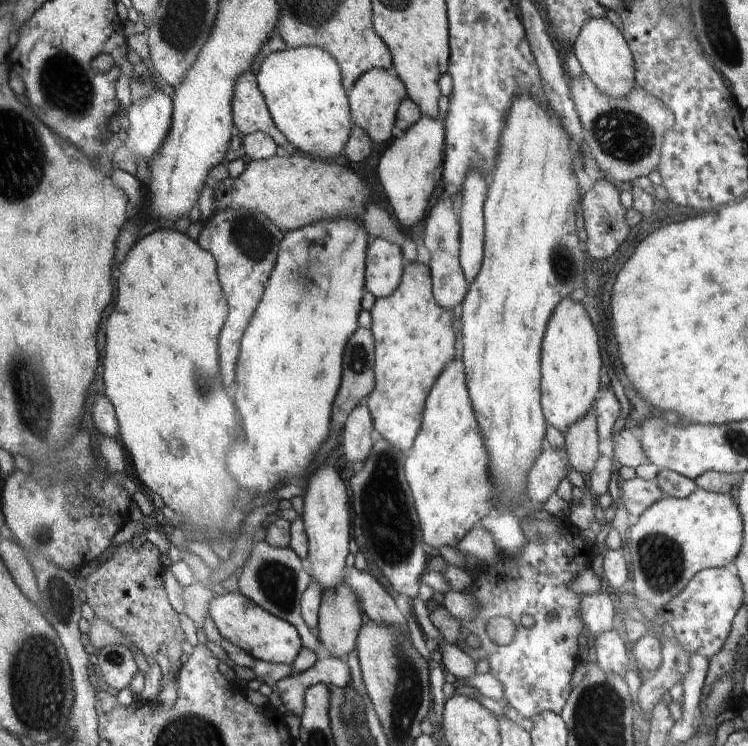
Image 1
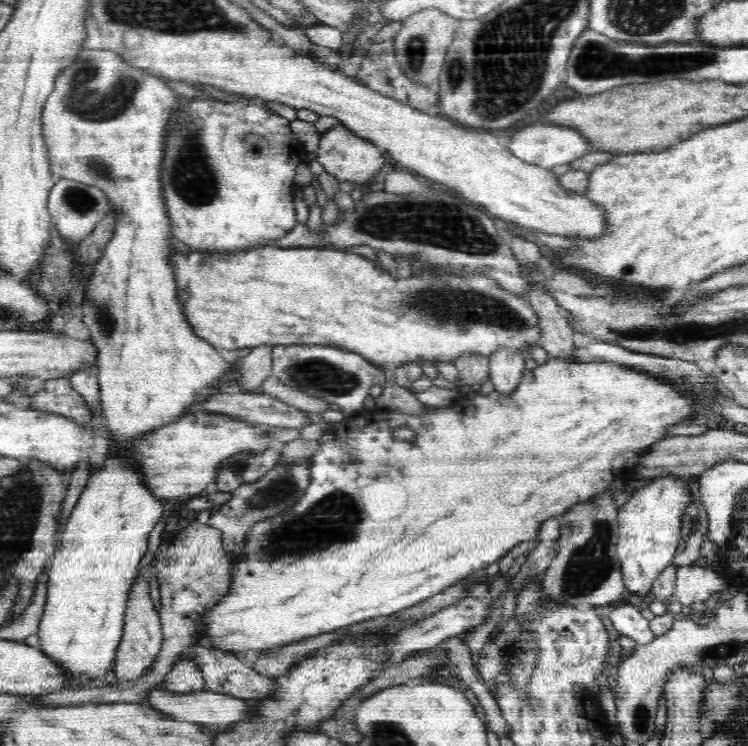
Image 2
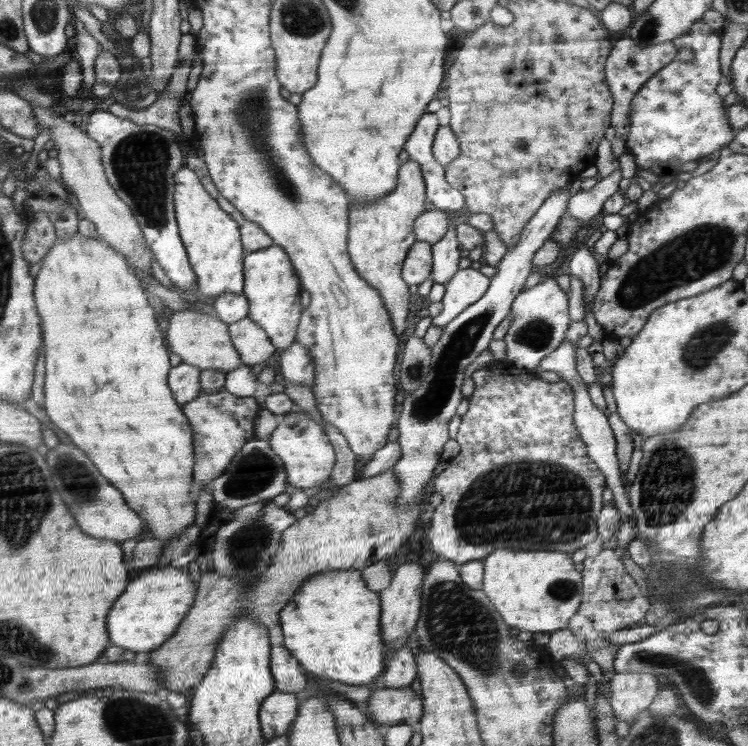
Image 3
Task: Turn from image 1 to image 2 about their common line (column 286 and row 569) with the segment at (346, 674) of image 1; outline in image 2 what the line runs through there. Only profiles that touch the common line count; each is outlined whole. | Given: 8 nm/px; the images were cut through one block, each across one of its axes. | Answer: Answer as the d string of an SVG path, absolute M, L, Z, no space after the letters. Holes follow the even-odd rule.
M680 566L677 568L674 598L687 610L702 607L714 594L726 590L730 583L712 568Z

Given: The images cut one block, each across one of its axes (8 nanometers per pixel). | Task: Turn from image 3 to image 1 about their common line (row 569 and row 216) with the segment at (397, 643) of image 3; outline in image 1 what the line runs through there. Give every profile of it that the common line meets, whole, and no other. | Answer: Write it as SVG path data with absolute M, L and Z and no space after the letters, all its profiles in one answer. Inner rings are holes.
M421 114L422 118L404 131L402 139L396 139L383 147L380 150L380 162L378 162L377 172L380 179L380 185L382 185L386 197L388 198L390 205L392 206L398 220L405 226L412 226L416 222L420 222L426 214L426 208L428 208L428 202L434 194L434 172L436 168L442 164L444 160L444 144L446 144L446 138L444 138L444 126L440 120Z

